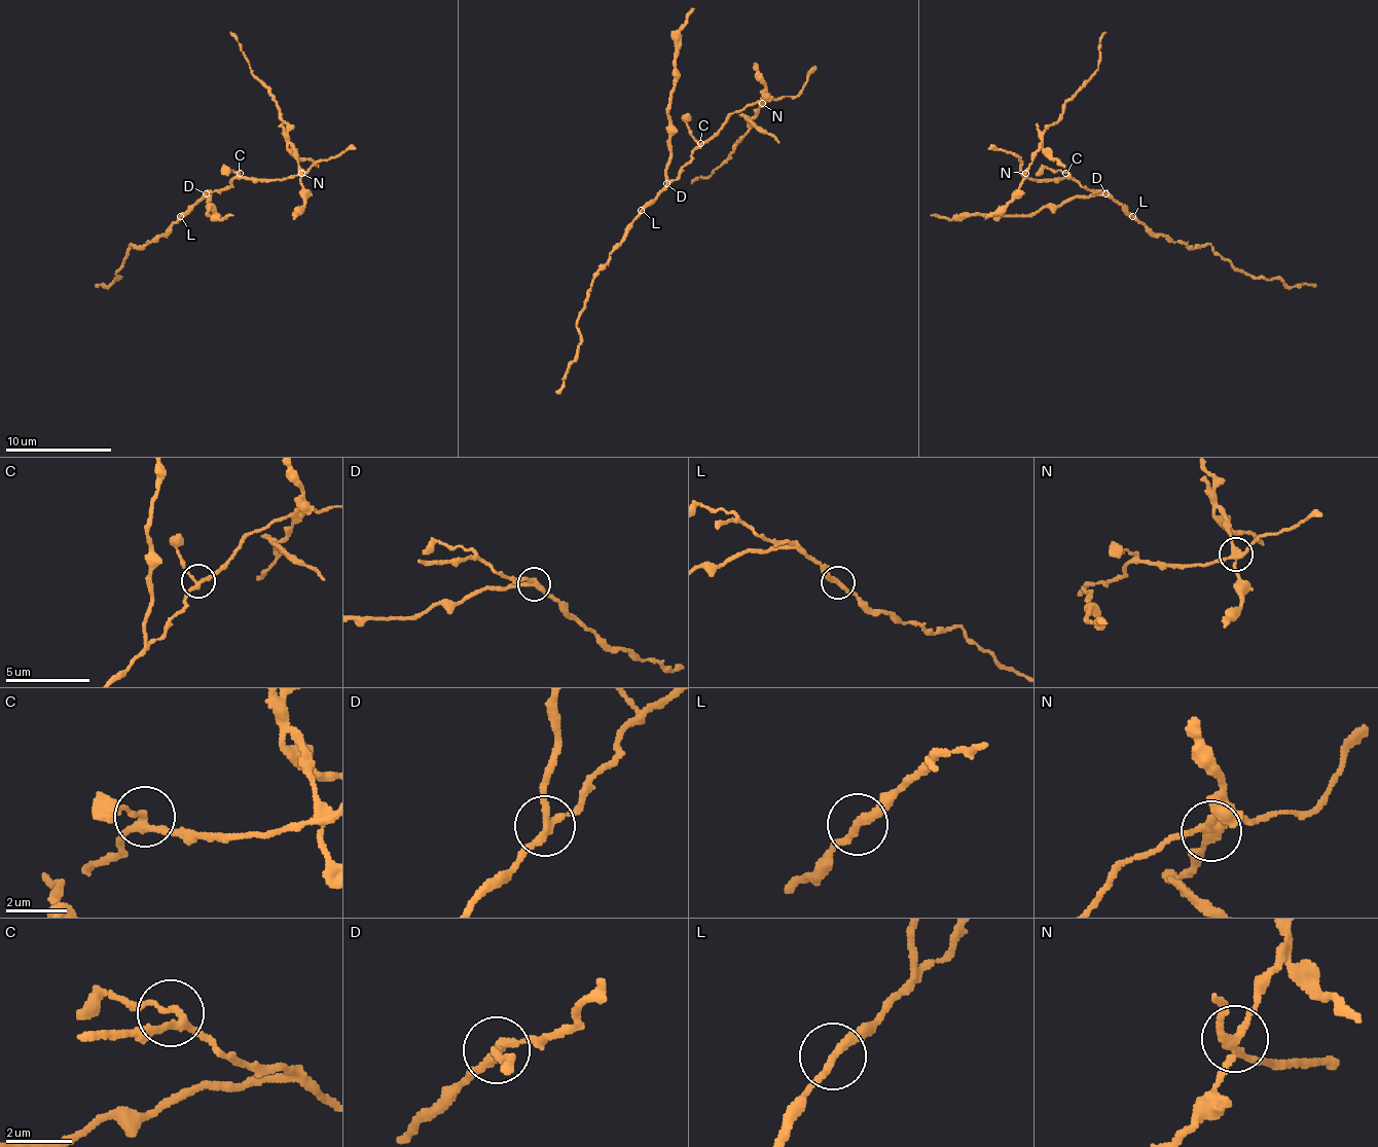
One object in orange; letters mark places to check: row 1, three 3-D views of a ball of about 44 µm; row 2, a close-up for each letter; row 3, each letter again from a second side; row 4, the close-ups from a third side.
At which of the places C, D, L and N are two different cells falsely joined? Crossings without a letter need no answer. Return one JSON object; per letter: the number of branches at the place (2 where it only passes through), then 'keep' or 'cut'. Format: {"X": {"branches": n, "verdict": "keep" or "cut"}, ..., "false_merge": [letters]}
{"C": {"branches": 3, "verdict": "keep"}, "D": {"branches": 3, "verdict": "cut"}, "L": {"branches": 2, "verdict": "keep"}, "N": {"branches": 4, "verdict": "cut"}, "false_merge": ["D", "N"]}

